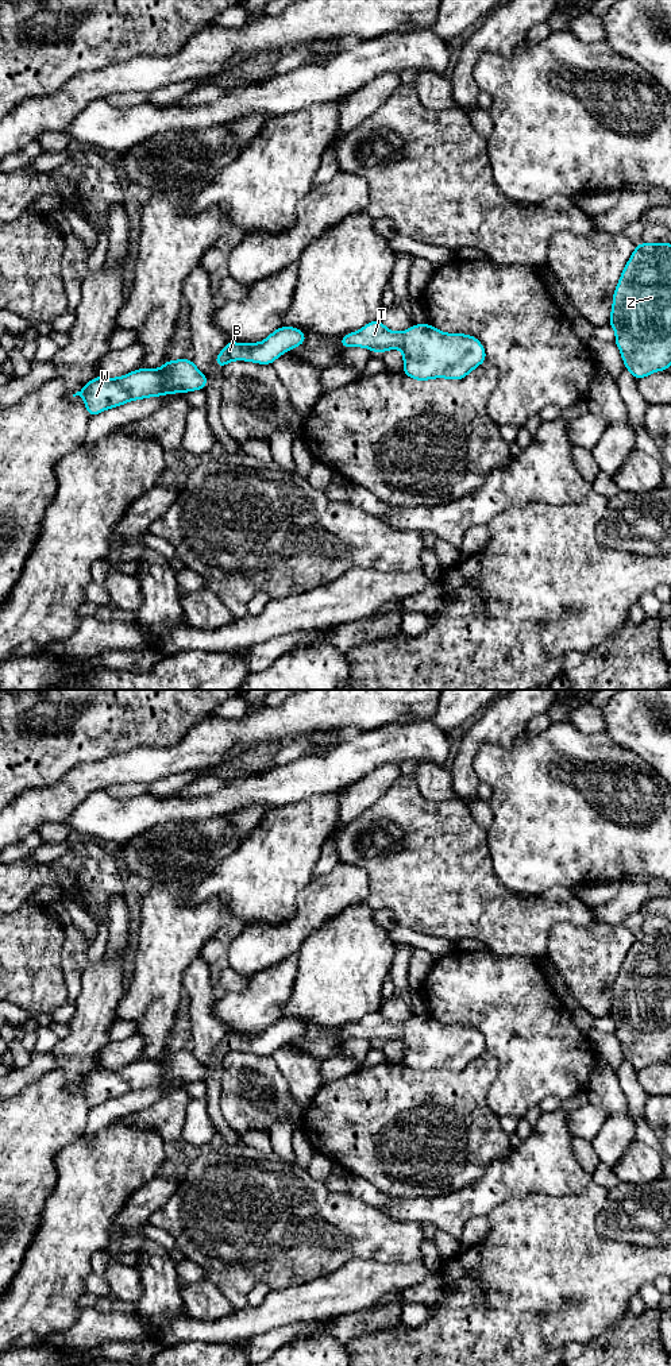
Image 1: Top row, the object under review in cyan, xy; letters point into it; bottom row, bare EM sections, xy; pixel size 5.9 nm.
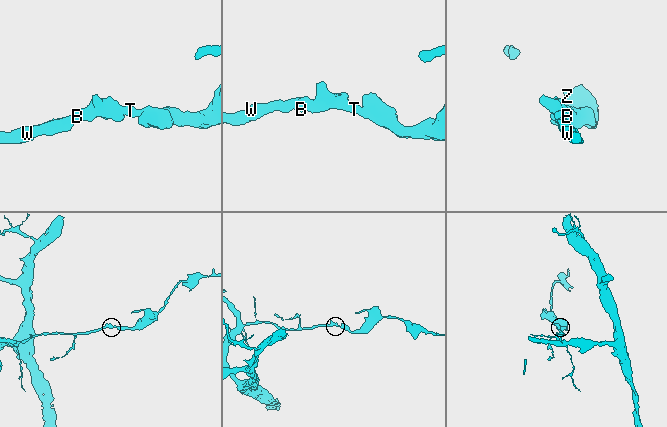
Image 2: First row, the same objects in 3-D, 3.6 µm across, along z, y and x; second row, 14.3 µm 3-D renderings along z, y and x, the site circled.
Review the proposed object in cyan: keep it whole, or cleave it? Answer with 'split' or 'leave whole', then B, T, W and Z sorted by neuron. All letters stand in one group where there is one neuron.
leave whole; groups B T W Z

